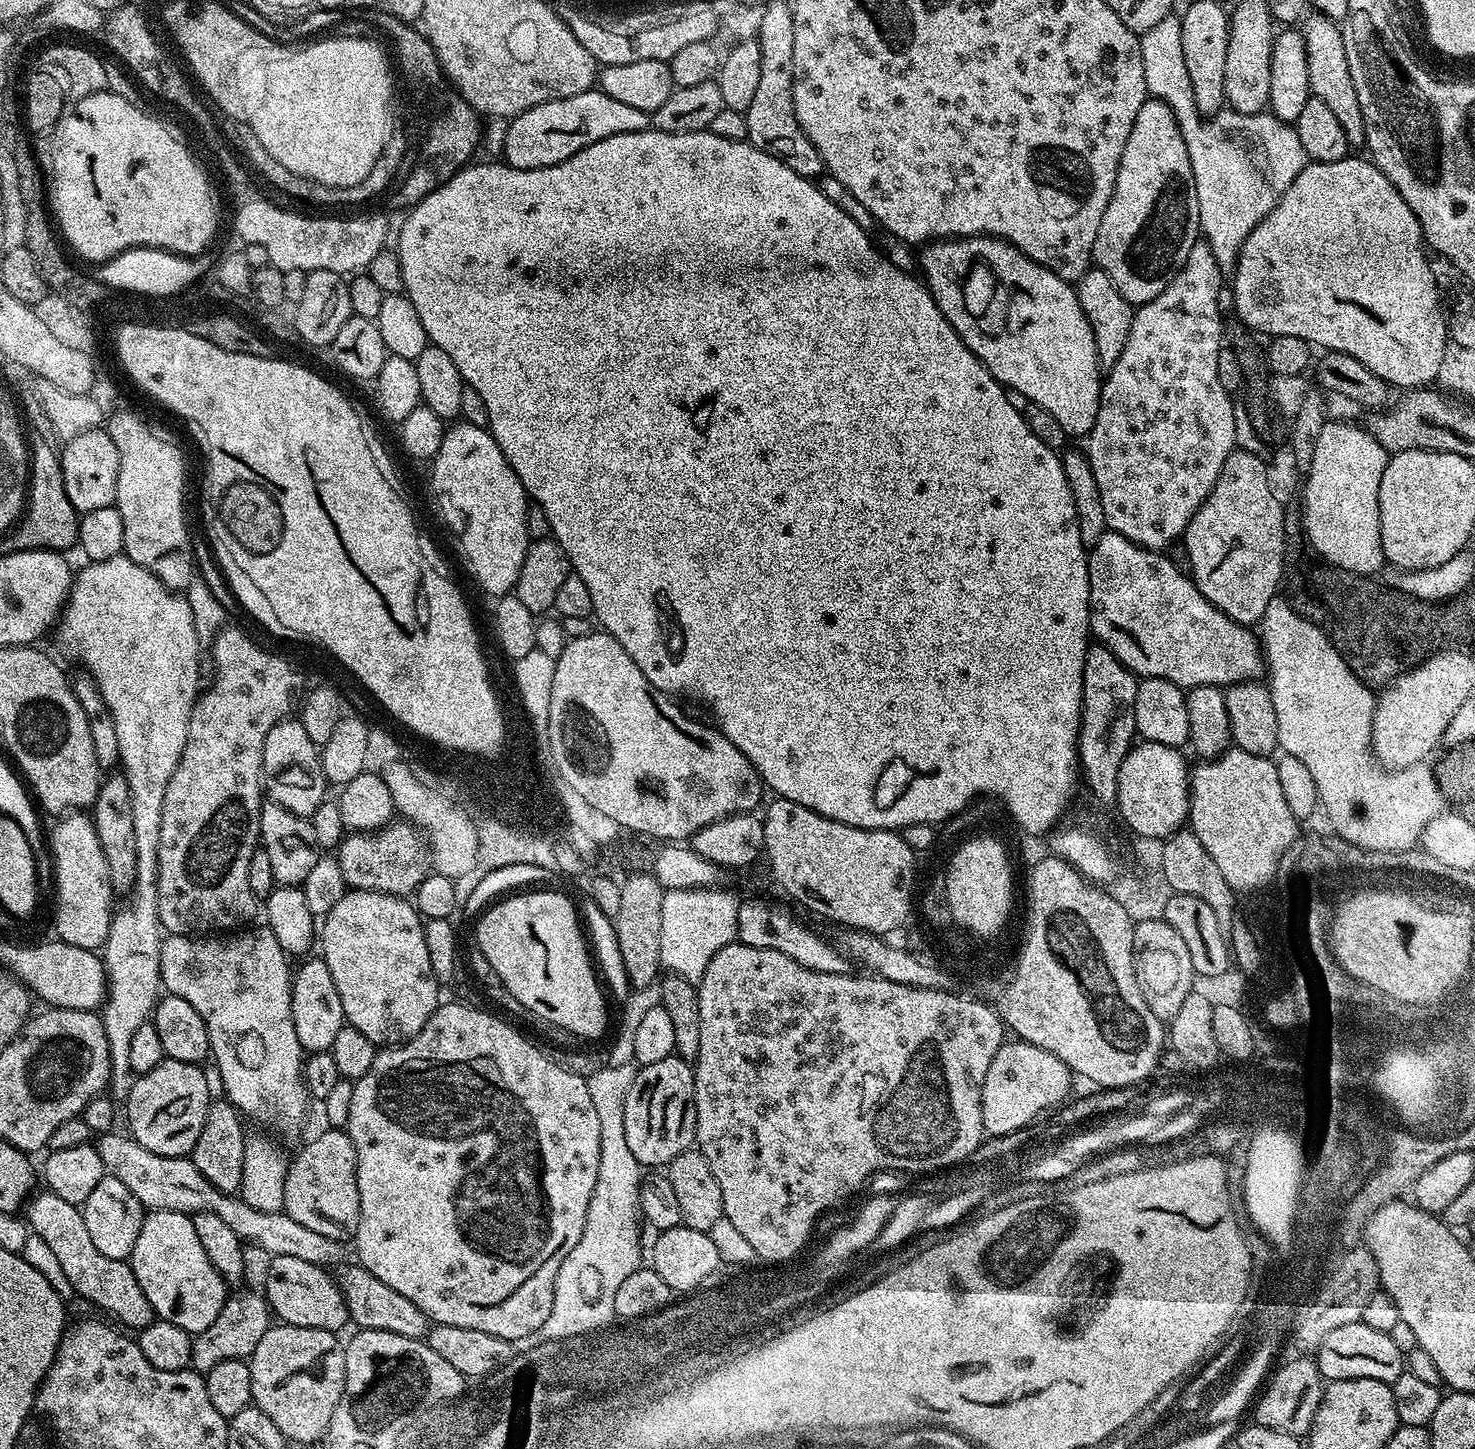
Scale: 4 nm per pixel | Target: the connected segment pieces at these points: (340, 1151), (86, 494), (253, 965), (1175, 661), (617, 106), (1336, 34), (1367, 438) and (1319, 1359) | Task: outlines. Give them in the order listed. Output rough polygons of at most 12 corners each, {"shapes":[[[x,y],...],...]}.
{"shapes":[[[328,1128],[291,1157],[283,1212],[353,1239],[354,1142]],[[107,427],[63,441],[66,498],[78,514],[113,507],[118,446]],[[271,930],[165,935],[160,982],[202,1014],[226,1099],[310,1105],[293,973]],[[1105,530],[1090,632],[1185,690],[1265,671],[1183,567]],[[589,90],[511,117],[502,156],[545,168],[649,113]],[[1309,15],[1302,31],[1312,95],[1365,147],[1341,25]],[[1329,419],[1304,484],[1307,543],[1332,568],[1385,567],[1390,454]],[[1341,1326],[1314,1353],[1325,1381],[1391,1386],[1406,1371],[1392,1333]]]}

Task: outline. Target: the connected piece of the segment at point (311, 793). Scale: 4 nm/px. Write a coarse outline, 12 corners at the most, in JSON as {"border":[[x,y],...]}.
{"border":[[299,719],[266,734],[262,788],[305,818],[324,804],[320,748]]}

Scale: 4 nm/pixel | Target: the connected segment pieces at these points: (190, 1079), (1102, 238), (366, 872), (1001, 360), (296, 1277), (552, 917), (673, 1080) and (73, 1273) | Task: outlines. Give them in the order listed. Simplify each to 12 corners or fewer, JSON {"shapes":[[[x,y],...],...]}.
{"shapes":[[[165,1058],[133,1079],[127,1131],[191,1157],[209,1103],[204,1068]],[[1149,98],[1092,254],[1128,304],[1201,236],[1170,106]],[[421,829],[354,832],[334,857],[347,887],[408,898],[430,875]],[[1006,240],[929,243],[923,283],[1065,437],[1102,373],[1075,287]],[[273,1256],[262,1295],[279,1323],[349,1327],[327,1267]],[[560,892],[512,894],[475,947],[526,1011],[600,1036],[598,979]],[[645,1064],[625,1096],[626,1143],[671,1164],[696,1138],[696,1073]],[[40,1191],[26,1223],[73,1293],[125,1329],[152,1323],[128,1260],[106,1258],[83,1211]]]}

